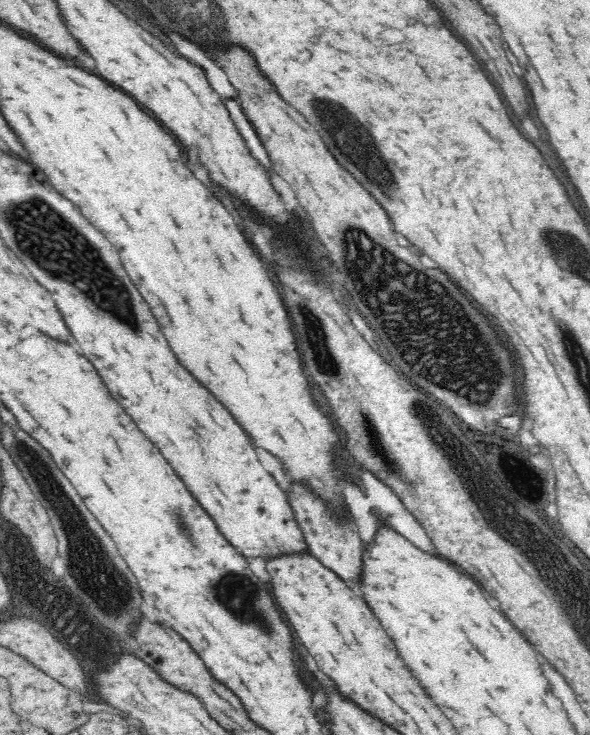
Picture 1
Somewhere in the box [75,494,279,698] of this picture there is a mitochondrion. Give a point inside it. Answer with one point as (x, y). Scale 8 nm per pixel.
(179, 514)

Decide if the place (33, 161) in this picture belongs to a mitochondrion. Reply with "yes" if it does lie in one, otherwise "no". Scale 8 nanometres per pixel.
no

